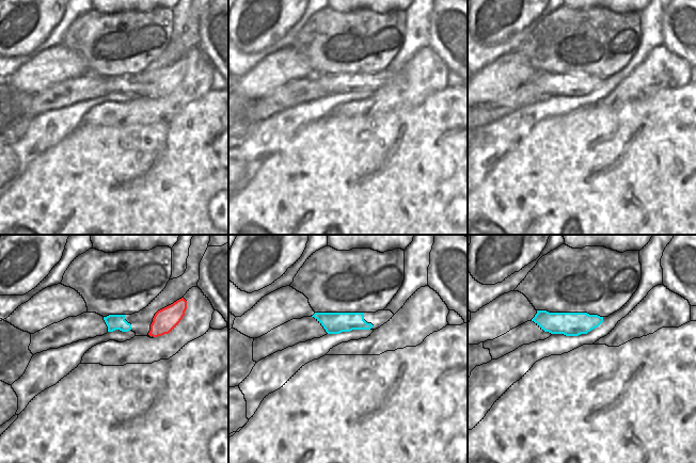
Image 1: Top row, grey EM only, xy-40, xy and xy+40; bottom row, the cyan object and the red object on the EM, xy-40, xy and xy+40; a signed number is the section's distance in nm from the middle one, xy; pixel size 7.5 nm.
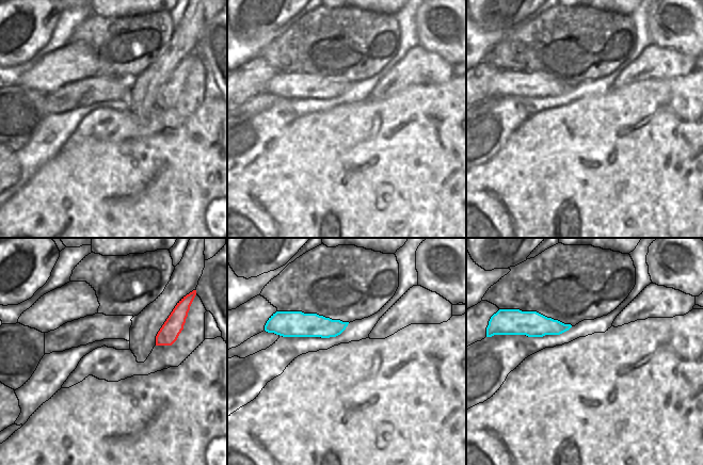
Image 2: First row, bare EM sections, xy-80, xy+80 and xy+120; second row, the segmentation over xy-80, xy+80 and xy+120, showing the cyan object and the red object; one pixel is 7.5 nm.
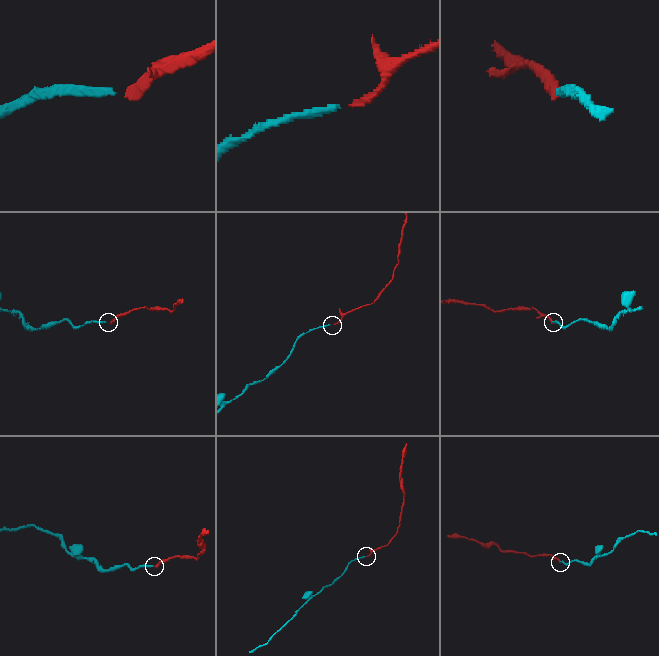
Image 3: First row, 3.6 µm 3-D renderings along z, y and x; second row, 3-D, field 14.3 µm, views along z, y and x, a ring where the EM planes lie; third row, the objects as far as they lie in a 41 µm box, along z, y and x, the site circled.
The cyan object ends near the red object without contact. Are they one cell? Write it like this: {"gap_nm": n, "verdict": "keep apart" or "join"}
{"gap_nm": 140, "verdict": "join"}

